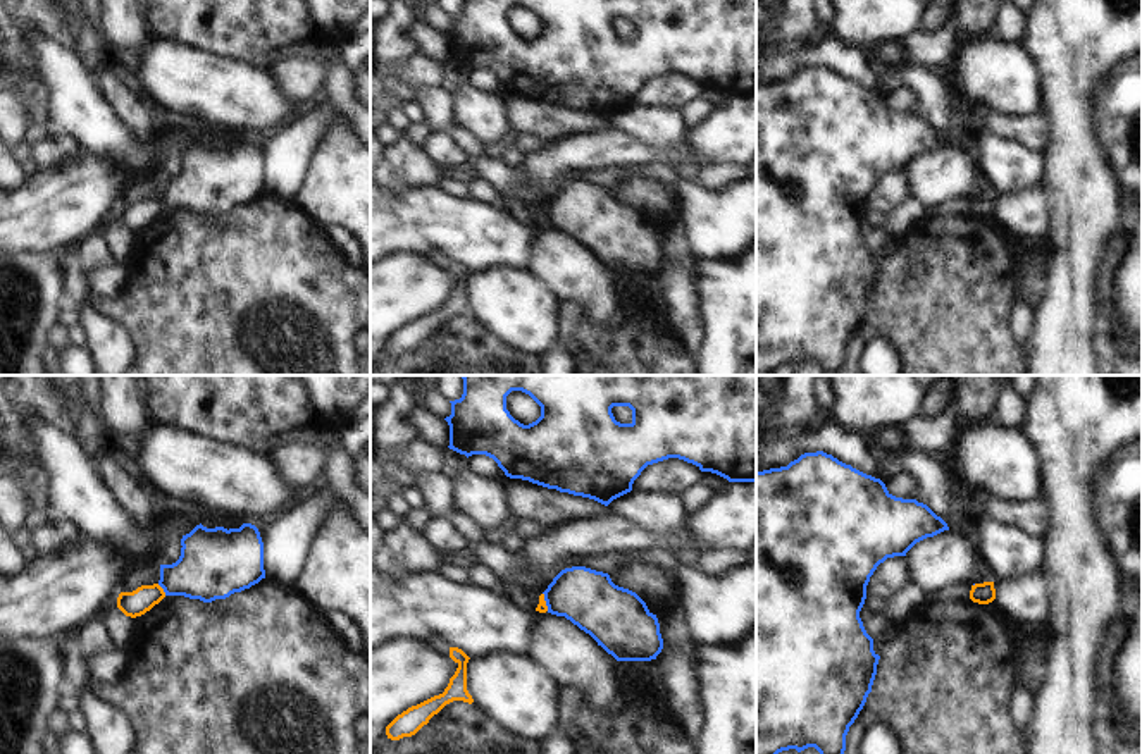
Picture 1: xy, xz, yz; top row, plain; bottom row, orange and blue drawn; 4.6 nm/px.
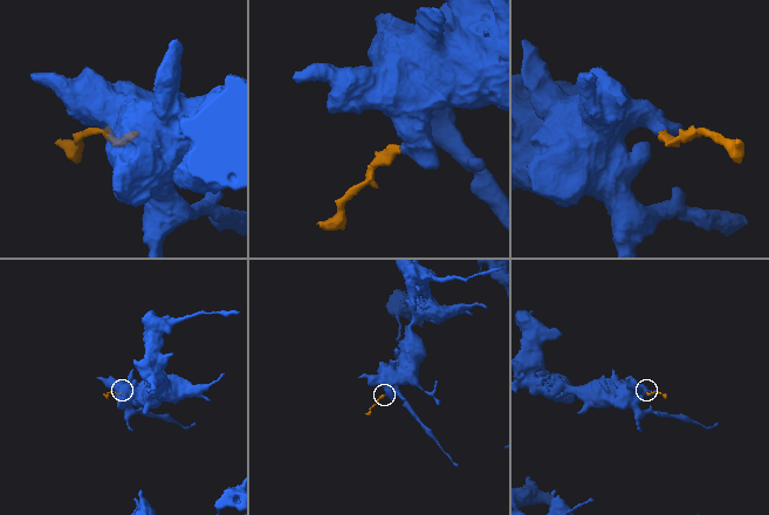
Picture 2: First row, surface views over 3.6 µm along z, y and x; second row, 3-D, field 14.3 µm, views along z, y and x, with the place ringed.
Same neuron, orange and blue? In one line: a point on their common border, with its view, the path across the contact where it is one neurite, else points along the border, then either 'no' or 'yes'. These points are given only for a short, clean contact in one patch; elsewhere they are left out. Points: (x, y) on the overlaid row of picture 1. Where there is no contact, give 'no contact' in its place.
meets orange in xy at (162, 589); border along xy (157, 584), (166, 594); no

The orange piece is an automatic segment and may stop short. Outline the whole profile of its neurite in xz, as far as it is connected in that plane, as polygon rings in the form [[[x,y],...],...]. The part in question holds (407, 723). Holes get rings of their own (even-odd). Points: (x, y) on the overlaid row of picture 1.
[[[450,647],[450,658],[458,664],[458,668],[450,678],[444,692],[398,714],[386,726],[388,739],[400,740],[403,737],[415,735],[424,725],[429,723],[434,714],[438,714],[446,704],[453,701],[463,701],[469,704],[474,702],[472,695],[467,690],[467,663],[470,658],[458,647]]]

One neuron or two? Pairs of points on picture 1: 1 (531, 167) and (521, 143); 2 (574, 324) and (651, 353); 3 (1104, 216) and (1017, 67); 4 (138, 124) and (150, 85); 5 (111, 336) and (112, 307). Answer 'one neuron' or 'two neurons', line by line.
1: two neurons
2: one neuron
3: two neurons
4: two neurons
5: two neurons

